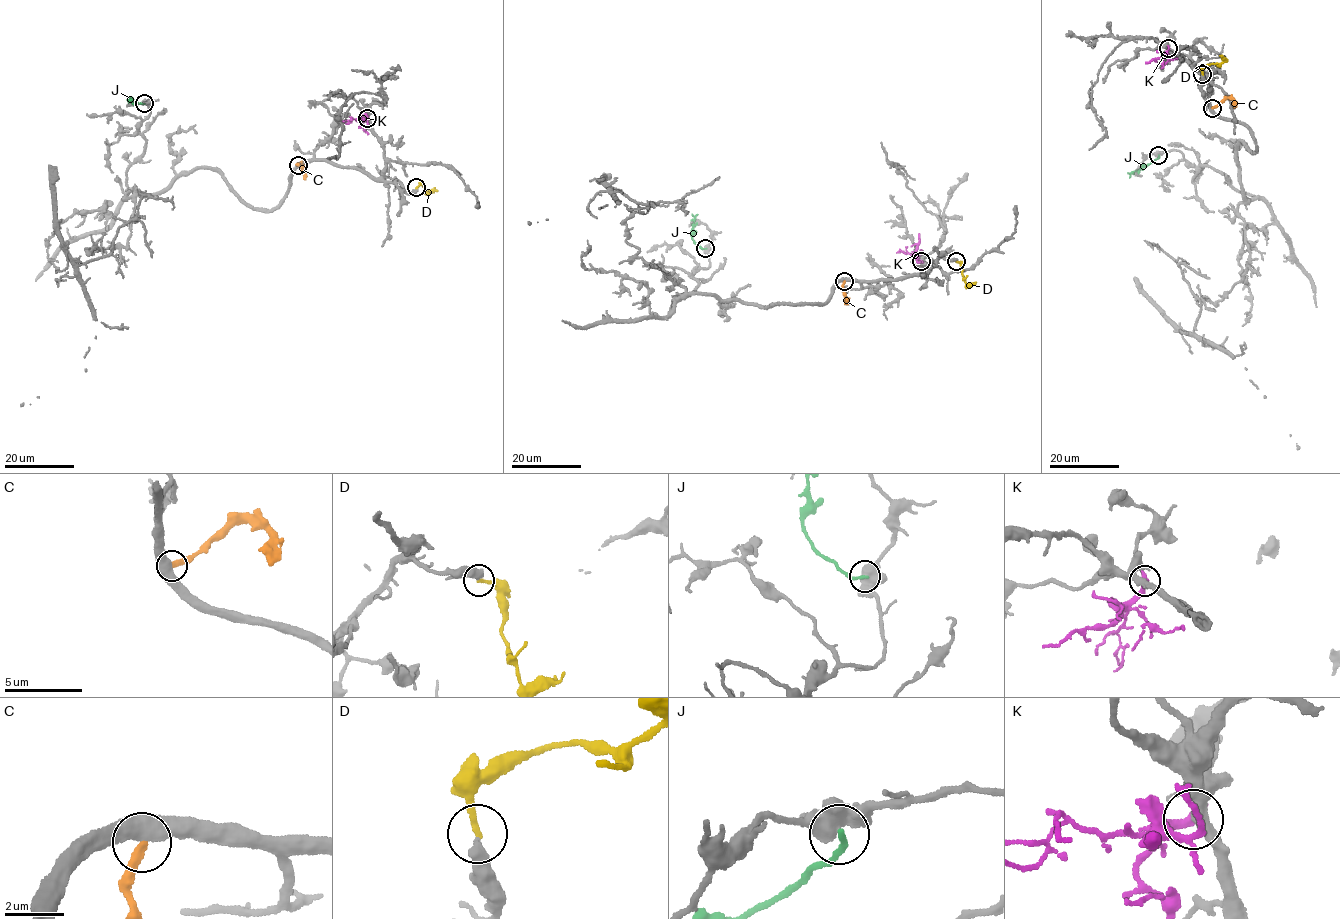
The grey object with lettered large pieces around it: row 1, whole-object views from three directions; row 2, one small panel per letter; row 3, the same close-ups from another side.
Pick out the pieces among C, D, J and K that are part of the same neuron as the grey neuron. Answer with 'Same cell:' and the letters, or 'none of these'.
Same cell: D

